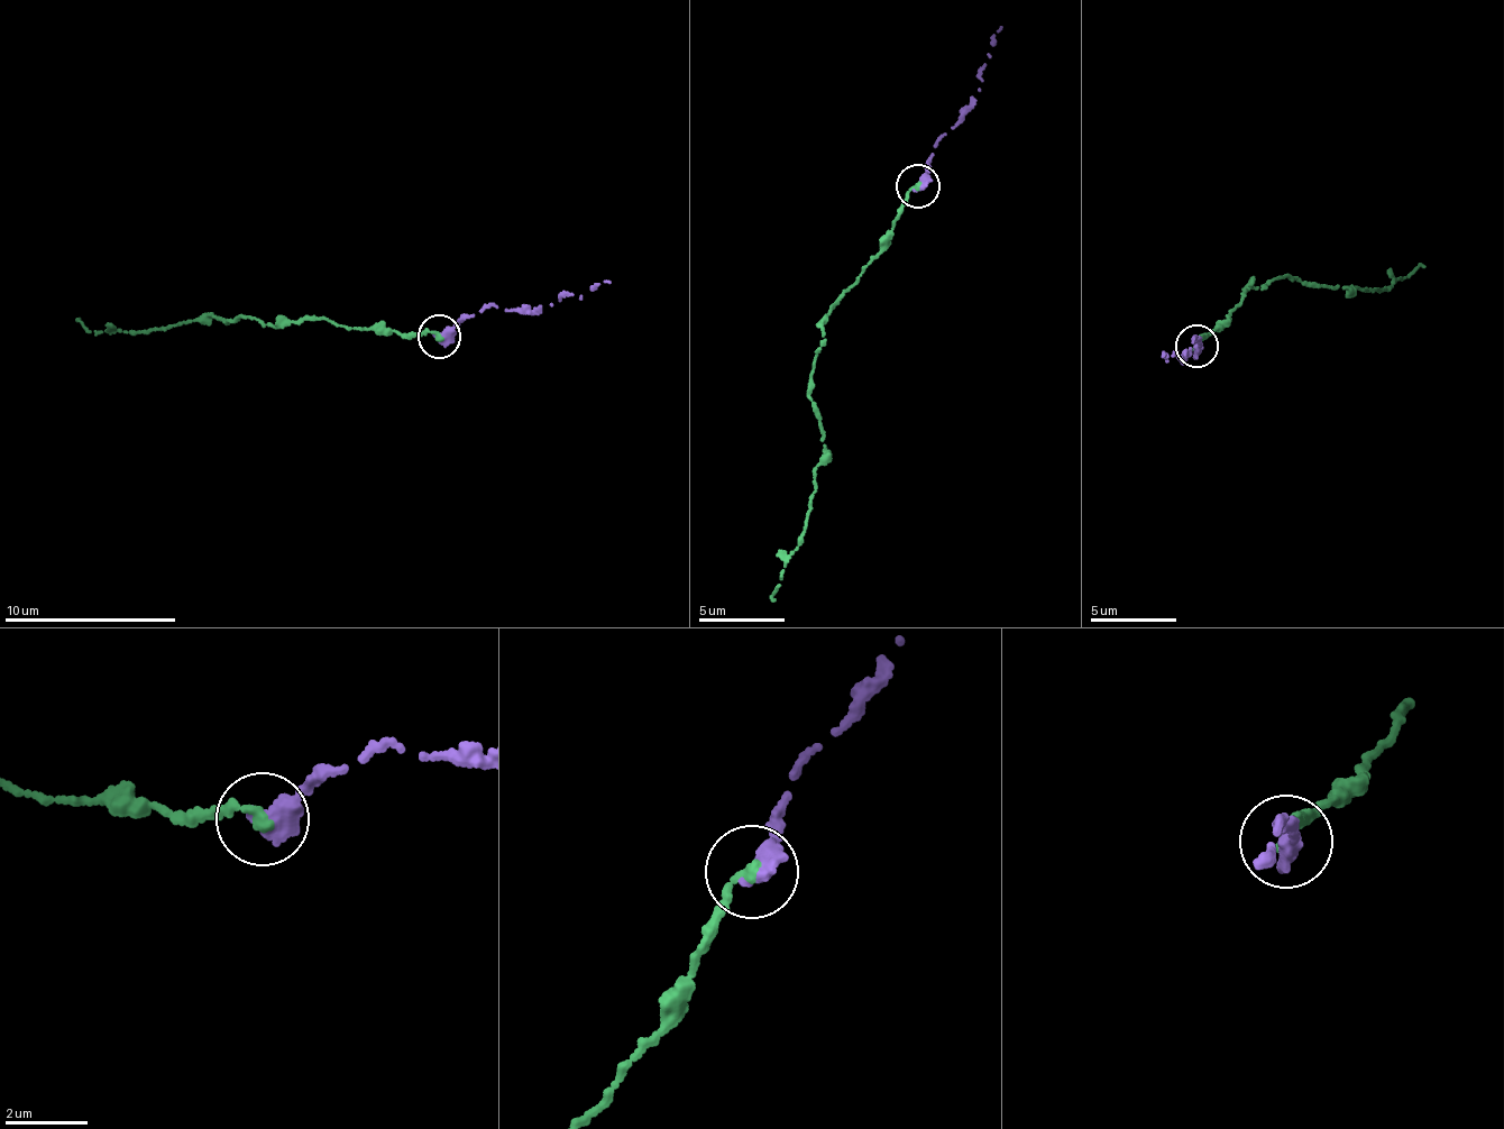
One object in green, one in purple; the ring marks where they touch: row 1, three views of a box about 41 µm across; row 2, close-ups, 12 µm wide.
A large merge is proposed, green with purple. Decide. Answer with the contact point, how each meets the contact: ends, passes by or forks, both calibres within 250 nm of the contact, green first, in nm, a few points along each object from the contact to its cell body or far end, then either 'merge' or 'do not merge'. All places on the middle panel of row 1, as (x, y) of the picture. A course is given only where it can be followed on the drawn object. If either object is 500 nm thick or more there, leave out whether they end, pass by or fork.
place (917, 186); calibres 280 and 500 nm; course green (919, 187), (827, 317), (809, 392), (824, 447), (808, 521), (779, 576), (772, 600); course purple (919, 187), (941, 140), (979, 92), (999, 25); merge

